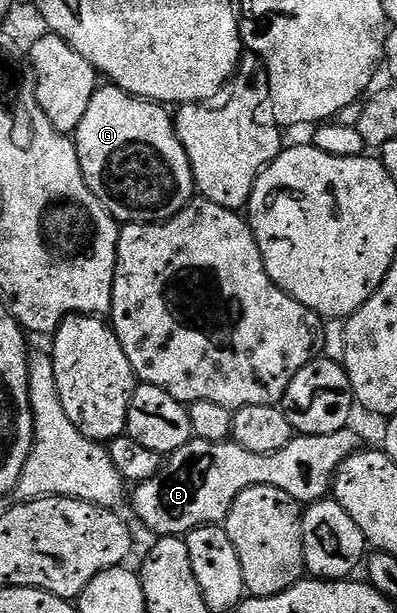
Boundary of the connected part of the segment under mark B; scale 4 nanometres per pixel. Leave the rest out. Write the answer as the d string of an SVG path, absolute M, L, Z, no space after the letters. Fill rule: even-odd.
M347 427L336 431L332 435L316 435L304 437L295 435L284 447L284 451L276 451L272 455L256 455L256 451L244 451L244 447L221 441L200 441L192 439L175 453L169 454L168 460L162 466L162 472L150 481L140 481L133 486L134 513L158 537L182 537L197 529L199 525L217 525L225 522L232 503L236 503L236 495L248 487L267 485L276 487L299 503L313 503L321 501L331 492L334 476L339 467L350 458L353 453L359 452L358 437L353 428Z

